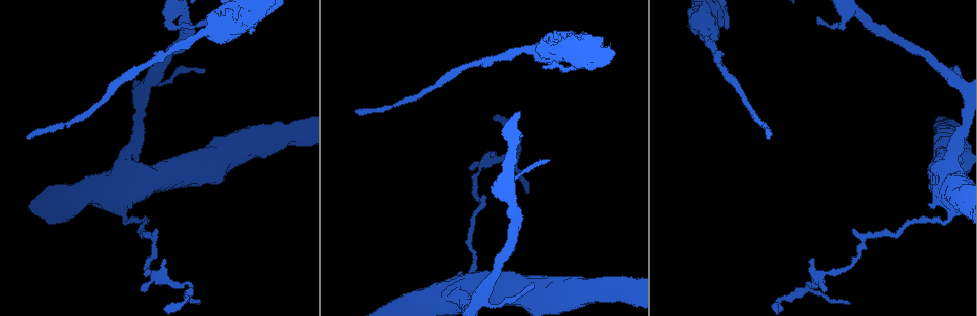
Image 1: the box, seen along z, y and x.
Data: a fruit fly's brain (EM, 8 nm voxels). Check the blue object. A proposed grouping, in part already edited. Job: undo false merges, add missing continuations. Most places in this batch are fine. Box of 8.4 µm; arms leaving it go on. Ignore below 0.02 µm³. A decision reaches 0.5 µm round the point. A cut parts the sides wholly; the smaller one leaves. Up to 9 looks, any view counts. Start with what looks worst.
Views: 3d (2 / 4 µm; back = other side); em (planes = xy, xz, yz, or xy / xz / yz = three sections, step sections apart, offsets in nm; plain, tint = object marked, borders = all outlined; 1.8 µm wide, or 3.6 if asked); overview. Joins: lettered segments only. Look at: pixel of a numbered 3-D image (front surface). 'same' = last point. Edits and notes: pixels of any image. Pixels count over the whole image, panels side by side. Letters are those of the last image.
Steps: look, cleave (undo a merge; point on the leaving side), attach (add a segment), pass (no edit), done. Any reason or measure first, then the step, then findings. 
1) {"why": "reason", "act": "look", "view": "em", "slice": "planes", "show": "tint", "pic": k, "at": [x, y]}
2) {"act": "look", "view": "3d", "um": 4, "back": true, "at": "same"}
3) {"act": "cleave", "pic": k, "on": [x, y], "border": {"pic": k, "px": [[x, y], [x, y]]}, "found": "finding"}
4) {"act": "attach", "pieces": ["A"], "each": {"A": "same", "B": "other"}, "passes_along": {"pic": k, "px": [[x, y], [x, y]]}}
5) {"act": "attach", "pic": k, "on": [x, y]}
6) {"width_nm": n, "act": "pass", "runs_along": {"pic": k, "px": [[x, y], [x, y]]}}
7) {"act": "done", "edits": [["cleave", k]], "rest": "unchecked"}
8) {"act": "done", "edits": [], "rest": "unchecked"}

{"why": "branch stops here", "act": "look", "view": "em", "slice": "planes", "show": "borders", "pic": 1, "at": [818, 22]}

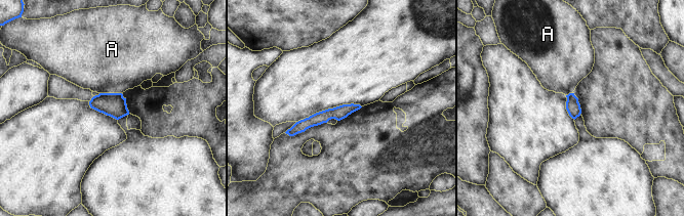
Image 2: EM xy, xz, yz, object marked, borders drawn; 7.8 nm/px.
{"act": "pass", "each": {"A": "other"}, "runs_along": {"pic": 2, "px": [[357, 106], [330, 113], [290, 132]]}, "found": "no lettered segment goes on from it"}

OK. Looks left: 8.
{"why": "thick turns thin", "act": "look", "view": "3d", "um": 4, "pic": 1, "at": [951, 168]}

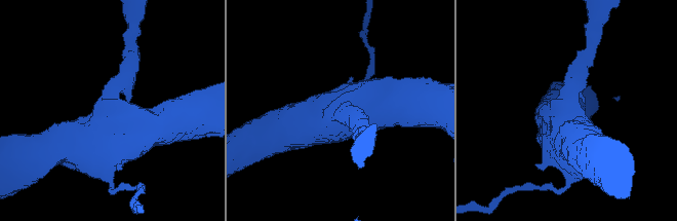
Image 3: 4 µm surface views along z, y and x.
{"why": "now the EM", "act": "look", "view": "em", "um": 3.6, "slice": "yz", "step": 8, "show": "tint", "pic": 3, "at": [112, 114]}

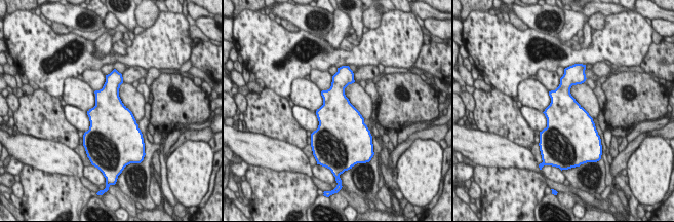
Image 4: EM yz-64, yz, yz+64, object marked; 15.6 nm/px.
{"why": "cut it another way", "act": "look", "view": "em", "um": 3.6, "slice": "planes", "show": "borders", "at": "same"}

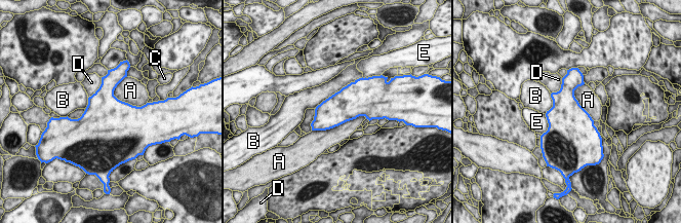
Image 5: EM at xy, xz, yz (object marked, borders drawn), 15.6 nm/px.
{"act": "pass", "each": {"A": "other", "B": "other", "C": "other", "D": "other", "E": "other"}, "border": {"pic": 5, "px": [[366, 117], [312, 131]]}, "found": "continuous, no second cell"}

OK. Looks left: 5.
{"why": "thin end", "act": "look", "view": "3d", "um": 2, "back": true, "pic": 1, "at": [144, 290]}

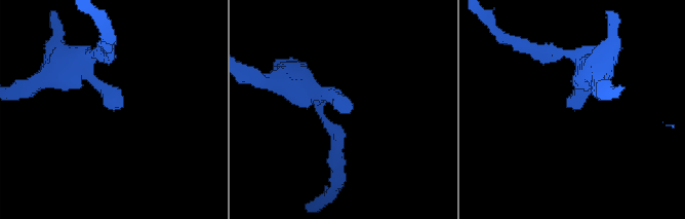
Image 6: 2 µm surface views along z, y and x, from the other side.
{"act": "look", "view": "em", "slice": "planes", "show": "plain", "pic": 6, "at": [348, 112]}

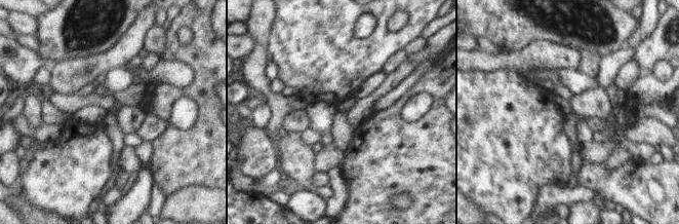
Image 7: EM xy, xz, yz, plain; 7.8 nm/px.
{"act": "look", "view": "em", "slice": "planes", "show": "borders", "at": "same"}

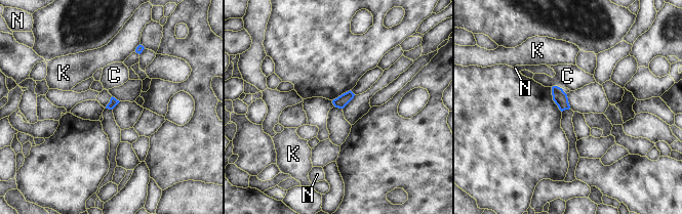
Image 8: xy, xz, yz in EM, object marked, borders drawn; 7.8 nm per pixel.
{"width_nm": 70, "act": "pass", "each": {"C": "other", "K": "other", "N": "other"}, "border": {"pic": 8, "px": [[552, 86], [558, 86], [562, 89]]}, "found": "no lettered segment goes on from it"}

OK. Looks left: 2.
{"act": "done", "edits": [], "rest": "unchecked"}

